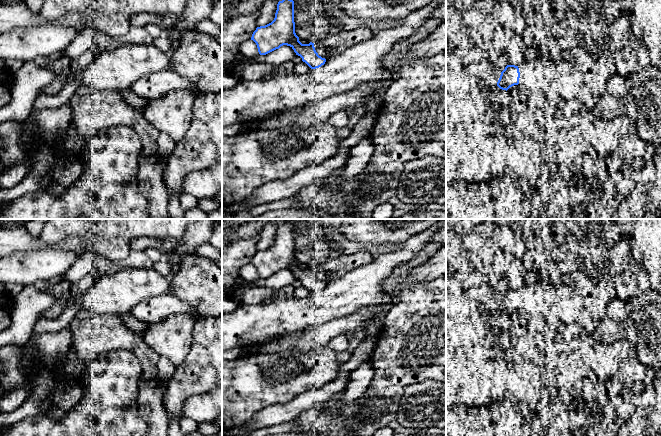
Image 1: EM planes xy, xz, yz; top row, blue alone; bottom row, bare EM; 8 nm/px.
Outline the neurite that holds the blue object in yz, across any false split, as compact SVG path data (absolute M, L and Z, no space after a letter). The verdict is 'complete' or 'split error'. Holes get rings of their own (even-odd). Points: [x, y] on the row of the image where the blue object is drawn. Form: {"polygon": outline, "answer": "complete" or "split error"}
{"polygon": "M538 53L518 66L507 65L501 72L497 86L507 91L519 84L531 92L545 92L550 86L553 68L554 64Z", "answer": "split error"}

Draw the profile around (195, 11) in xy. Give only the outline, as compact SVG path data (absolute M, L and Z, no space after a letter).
M187 0L181 19L165 32L169 35L173 47L179 46L181 38L190 31L197 23L207 19L214 7L214 4L221 0Z

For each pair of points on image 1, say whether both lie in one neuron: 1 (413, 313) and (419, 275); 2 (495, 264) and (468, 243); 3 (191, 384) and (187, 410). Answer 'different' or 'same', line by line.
1: different
2: same
3: different

